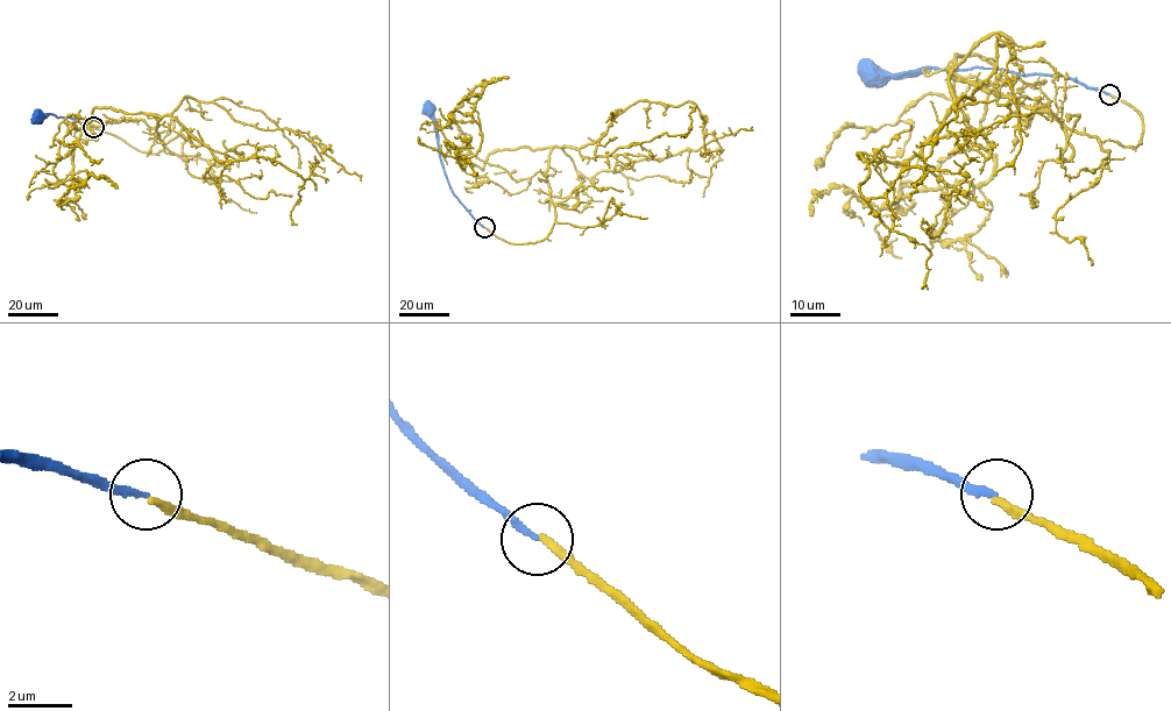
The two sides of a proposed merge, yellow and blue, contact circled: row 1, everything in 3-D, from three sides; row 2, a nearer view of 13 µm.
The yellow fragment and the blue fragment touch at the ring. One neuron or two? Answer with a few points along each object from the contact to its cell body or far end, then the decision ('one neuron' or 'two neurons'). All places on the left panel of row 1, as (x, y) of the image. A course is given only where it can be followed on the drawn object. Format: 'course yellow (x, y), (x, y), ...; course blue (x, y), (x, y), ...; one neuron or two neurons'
course yellow (93, 127), (157, 154), (158, 116), (94, 107), (82, 126), (72, 171), (118, 187); course blue (93, 127), (50, 113), (35, 116); one neuron

